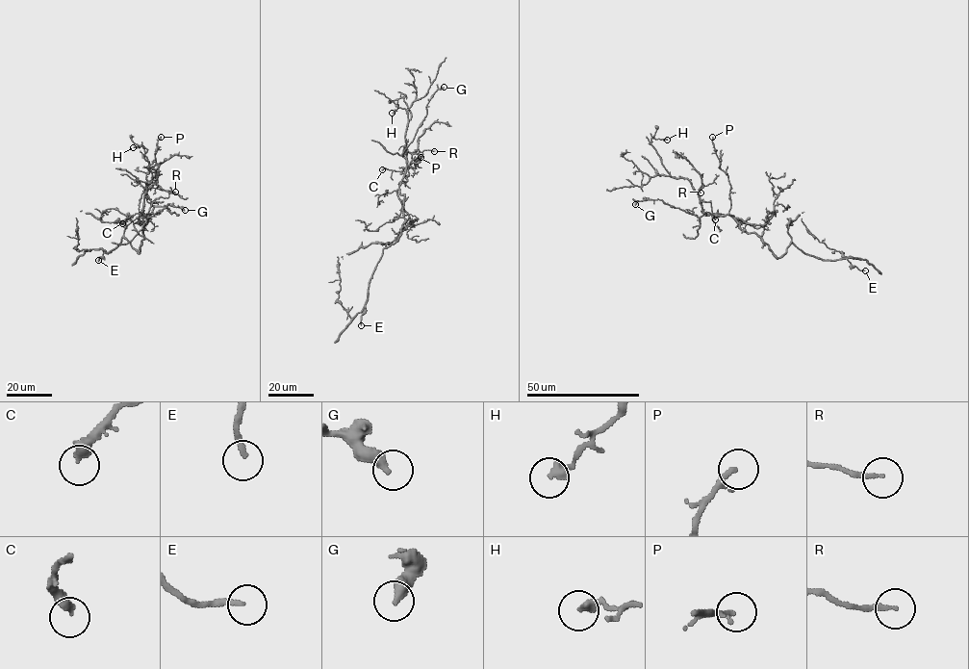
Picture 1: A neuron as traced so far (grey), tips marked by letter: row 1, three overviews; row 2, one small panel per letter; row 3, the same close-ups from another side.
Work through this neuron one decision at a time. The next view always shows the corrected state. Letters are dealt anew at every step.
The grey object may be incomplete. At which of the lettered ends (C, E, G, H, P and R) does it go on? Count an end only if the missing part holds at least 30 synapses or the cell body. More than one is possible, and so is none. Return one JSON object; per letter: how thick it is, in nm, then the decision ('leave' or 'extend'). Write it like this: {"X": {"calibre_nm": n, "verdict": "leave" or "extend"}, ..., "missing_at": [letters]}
{"C": {"calibre_nm": 320, "verdict": "leave"}, "E": {"calibre_nm": 180, "verdict": "extend"}, "G": {"calibre_nm": 360, "verdict": "extend"}, "H": {"calibre_nm": 320, "verdict": "leave"}, "P": {"calibre_nm": 200, "verdict": "leave"}, "R": {"calibre_nm": 150, "verdict": "leave"}, "missing_at": ["E", "G"]}

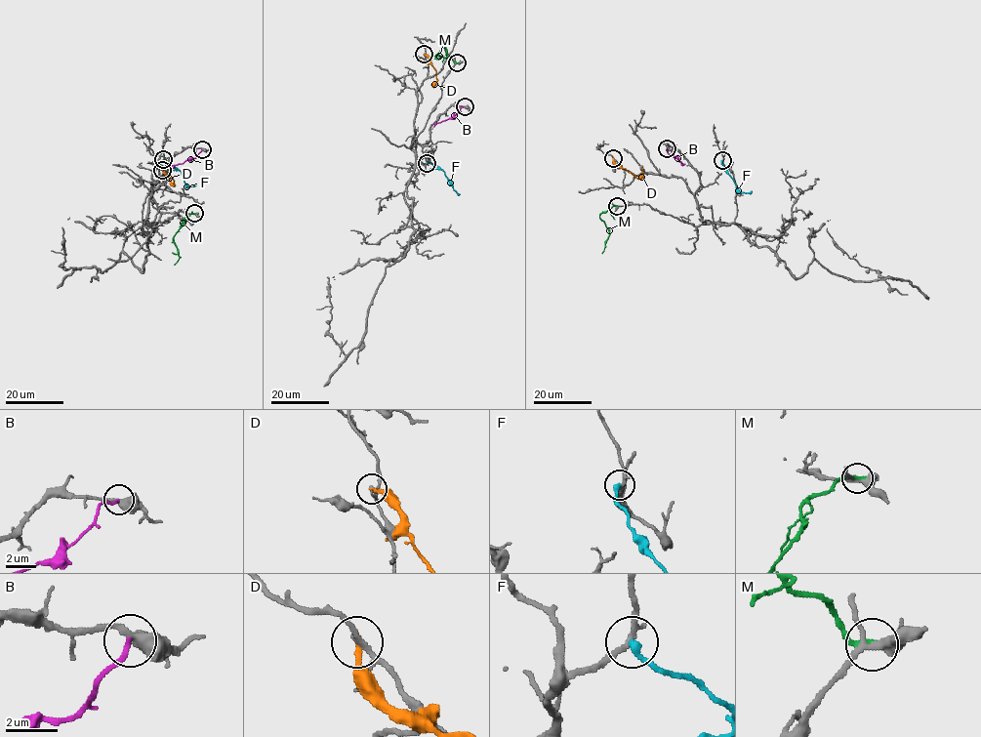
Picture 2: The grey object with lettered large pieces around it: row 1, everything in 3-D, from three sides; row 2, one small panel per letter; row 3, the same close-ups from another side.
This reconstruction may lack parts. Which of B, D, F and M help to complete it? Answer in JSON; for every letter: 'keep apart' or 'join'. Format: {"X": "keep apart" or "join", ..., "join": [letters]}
{"B": "keep apart", "D": "keep apart", "F": "keep apart", "M": "keep apart", "join": []}

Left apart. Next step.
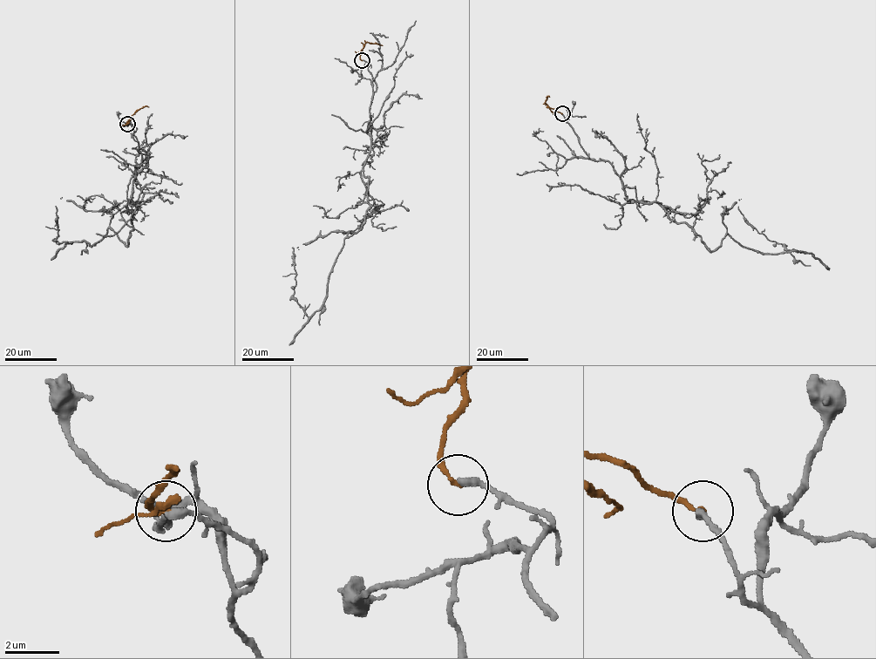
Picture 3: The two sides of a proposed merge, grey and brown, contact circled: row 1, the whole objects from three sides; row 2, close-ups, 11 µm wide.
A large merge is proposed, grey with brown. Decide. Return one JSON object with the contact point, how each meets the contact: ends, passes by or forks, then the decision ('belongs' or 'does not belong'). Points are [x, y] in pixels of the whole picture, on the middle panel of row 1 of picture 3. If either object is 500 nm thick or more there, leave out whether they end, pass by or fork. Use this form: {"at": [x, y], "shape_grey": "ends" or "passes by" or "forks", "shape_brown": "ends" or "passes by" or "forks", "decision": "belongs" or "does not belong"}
{"at": [362, 60], "shape_grey": "ends", "shape_brown": "ends", "decision": "belongs"}

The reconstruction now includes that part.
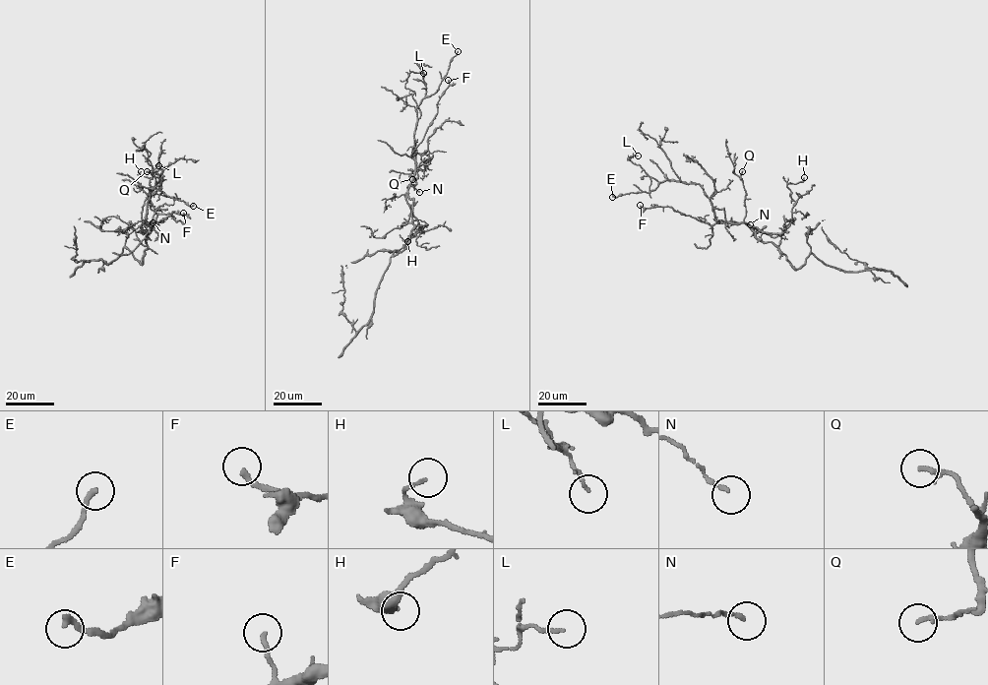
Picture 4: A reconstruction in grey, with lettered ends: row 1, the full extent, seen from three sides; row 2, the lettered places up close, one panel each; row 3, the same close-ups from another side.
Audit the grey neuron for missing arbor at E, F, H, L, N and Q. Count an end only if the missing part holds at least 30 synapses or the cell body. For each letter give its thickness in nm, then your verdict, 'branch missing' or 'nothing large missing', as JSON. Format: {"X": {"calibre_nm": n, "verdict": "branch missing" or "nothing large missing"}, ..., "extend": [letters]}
{"E": {"calibre_nm": 240, "verdict": "nothing large missing"}, "F": {"calibre_nm": 200, "verdict": "nothing large missing"}, "H": {"calibre_nm": 100, "verdict": "nothing large missing"}, "L": {"calibre_nm": 120, "verdict": "nothing large missing"}, "N": {"calibre_nm": 140, "verdict": "nothing large missing"}, "Q": {"calibre_nm": 170, "verdict": "nothing large missing"}, "extend": []}

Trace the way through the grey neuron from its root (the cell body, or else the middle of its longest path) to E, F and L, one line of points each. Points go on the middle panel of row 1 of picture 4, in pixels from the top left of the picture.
E: (412, 222), (412, 200), (407, 189), (415, 169), (411, 152), (416, 107), (438, 90), (451, 59), (458, 51)
F: (412, 222), (412, 200), (407, 189), (415, 169), (416, 149), (437, 112), (437, 103), (450, 84), (448, 80)
L: (412, 222), (407, 189), (415, 169), (416, 107), (426, 93), (416, 65), (423, 73)

